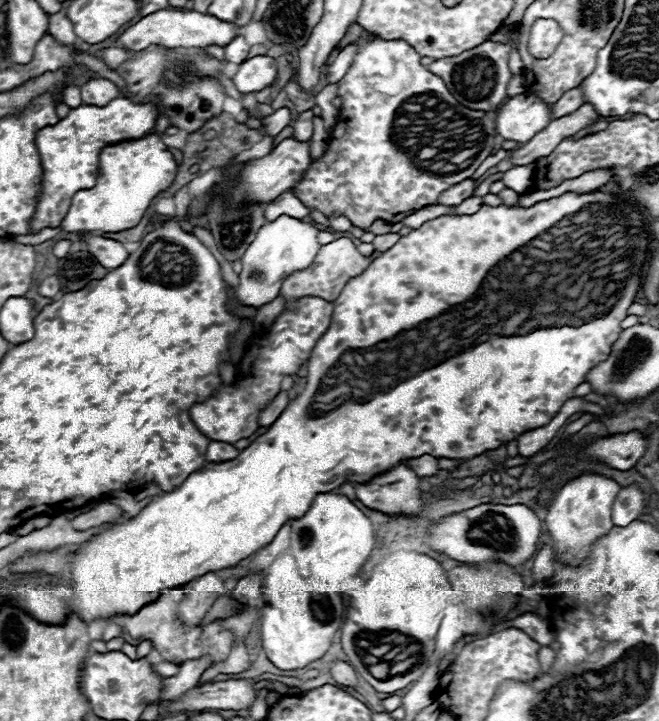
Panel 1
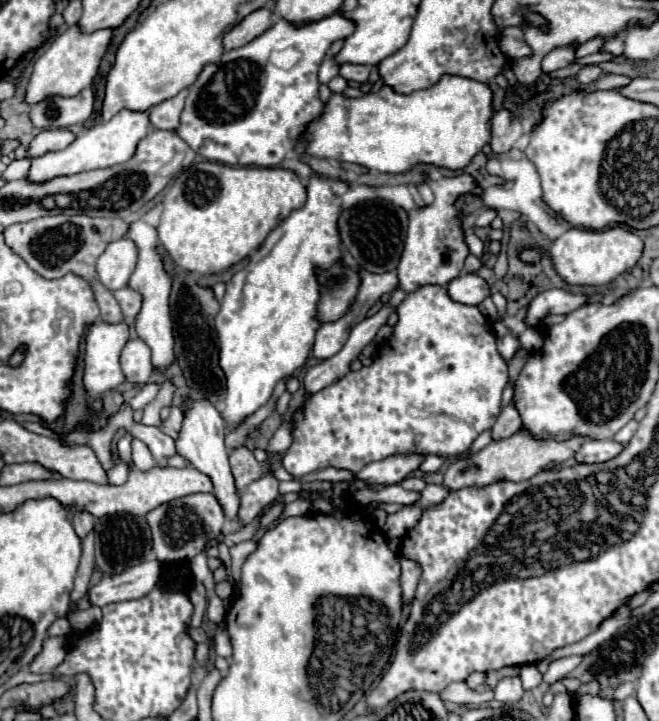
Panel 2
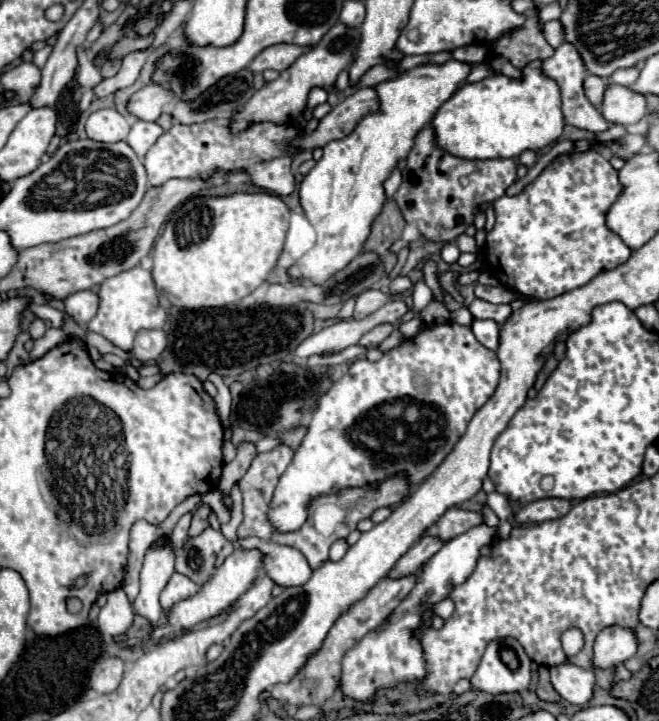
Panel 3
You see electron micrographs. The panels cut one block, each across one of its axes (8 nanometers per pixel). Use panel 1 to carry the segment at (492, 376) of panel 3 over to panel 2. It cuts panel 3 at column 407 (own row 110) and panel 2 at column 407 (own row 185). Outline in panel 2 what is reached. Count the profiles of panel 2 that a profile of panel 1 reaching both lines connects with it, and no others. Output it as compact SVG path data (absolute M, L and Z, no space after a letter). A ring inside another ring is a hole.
M422 286L416 292L408 294L396 312L398 312L400 320L394 326L394 334L388 340L388 344L378 352L378 356L372 360L370 366L362 366L358 372L348 372L338 382L316 392L310 400L306 400L300 406L298 412L292 414L294 436L292 436L292 446L286 450L286 454L282 458L282 464L284 464L286 472L292 474L294 478L302 478L310 472L320 472L326 466L332 466L336 470L348 470L348 472L356 474L366 464L370 464L374 460L384 460L386 456L398 456L398 452L422 452L422 456L434 454L434 456L442 456L442 458L458 458L458 456L466 454L470 444L474 442L474 438L478 434L482 434L484 430L490 430L490 426L498 418L498 412L502 410L502 390L508 382L508 368L506 368L506 360L502 360L502 356L496 350L496 336L490 332L490 324L480 314L480 310L476 306L452 302L452 298L446 294L444 286Z

